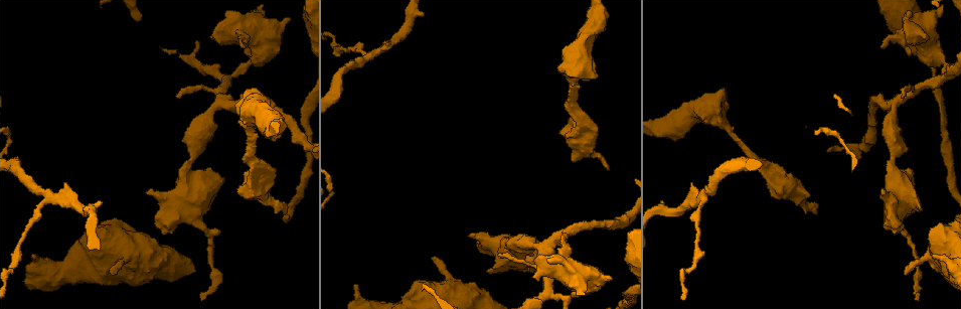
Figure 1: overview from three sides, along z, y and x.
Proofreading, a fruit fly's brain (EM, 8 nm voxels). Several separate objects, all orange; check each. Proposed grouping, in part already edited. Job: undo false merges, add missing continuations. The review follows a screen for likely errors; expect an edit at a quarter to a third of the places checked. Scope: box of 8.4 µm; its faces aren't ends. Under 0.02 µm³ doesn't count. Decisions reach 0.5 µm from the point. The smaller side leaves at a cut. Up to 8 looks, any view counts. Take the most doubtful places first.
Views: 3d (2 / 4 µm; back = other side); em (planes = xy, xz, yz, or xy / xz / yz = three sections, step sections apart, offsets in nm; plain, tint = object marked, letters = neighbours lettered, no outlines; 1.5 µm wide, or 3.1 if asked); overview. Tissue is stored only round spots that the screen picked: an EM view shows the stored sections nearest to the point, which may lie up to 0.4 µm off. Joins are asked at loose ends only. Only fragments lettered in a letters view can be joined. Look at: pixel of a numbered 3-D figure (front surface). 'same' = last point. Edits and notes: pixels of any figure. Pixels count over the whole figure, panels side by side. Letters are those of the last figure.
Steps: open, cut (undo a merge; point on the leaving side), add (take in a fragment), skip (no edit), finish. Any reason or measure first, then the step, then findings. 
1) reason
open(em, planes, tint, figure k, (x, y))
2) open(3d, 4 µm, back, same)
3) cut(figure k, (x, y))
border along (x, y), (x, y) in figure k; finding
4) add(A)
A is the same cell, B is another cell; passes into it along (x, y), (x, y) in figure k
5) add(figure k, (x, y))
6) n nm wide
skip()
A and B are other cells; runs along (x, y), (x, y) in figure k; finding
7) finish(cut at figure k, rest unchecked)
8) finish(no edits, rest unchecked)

free end
open(3d, 4 µm, back, figure 1, (284, 212))

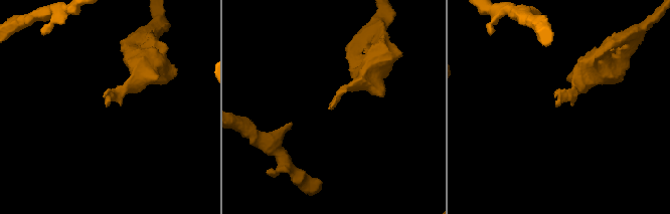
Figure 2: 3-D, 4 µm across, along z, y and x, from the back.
open(em, planes, letters, figure 2, (557, 105))

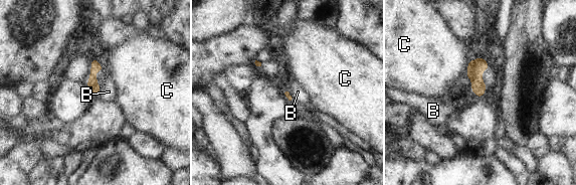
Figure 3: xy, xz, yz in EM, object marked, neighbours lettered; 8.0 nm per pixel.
skip()
B and C are other cells; border along (101, 86), (97, 97) in figure 3; no lettered fragment goes on from it

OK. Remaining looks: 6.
stops while still wide
open(em, planes, letters, figure 1, (34, 255))

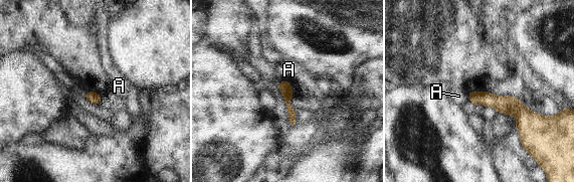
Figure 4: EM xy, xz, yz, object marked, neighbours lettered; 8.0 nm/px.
skip()
A is another cell; border along (467, 93), (469, 101) in figure 4; no lettered fragment goes on from it

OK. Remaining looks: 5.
thick end
open(3d, 2 µm, figure 1, (289, 20))

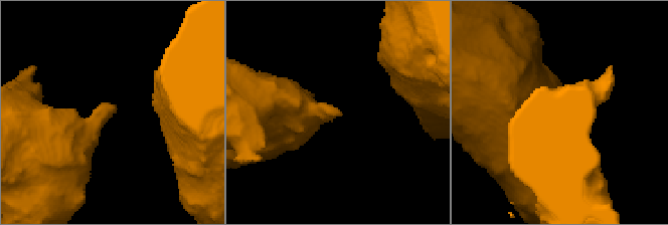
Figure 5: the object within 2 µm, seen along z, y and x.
shape alone is not enough
open(em, xz, step 4, letters, figure 5, (113, 104))

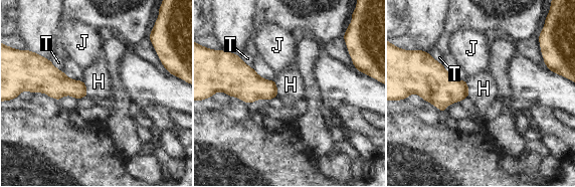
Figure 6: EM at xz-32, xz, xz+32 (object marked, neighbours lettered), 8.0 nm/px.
skip()
H, J and T are other cells; none of them fits

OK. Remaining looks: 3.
thick end
open(em, xz, step 8, letters, figure 1, (884, 193))

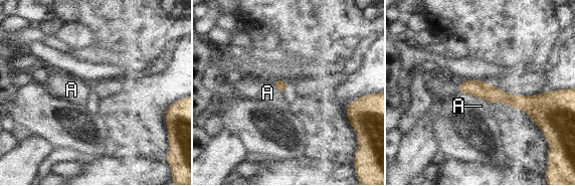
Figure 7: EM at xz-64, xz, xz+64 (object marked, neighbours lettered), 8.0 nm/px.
cut it another way
open(em, planes, letters, same)

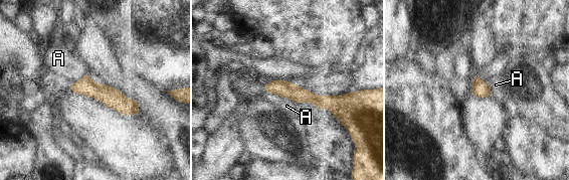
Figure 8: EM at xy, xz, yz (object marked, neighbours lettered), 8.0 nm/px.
skip()
A is another cell; runs along (266, 88), (321, 102), (348, 101) in figure 8; no lettered fragment goes on from it

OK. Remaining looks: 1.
finish(no edits, rest unchecked)

